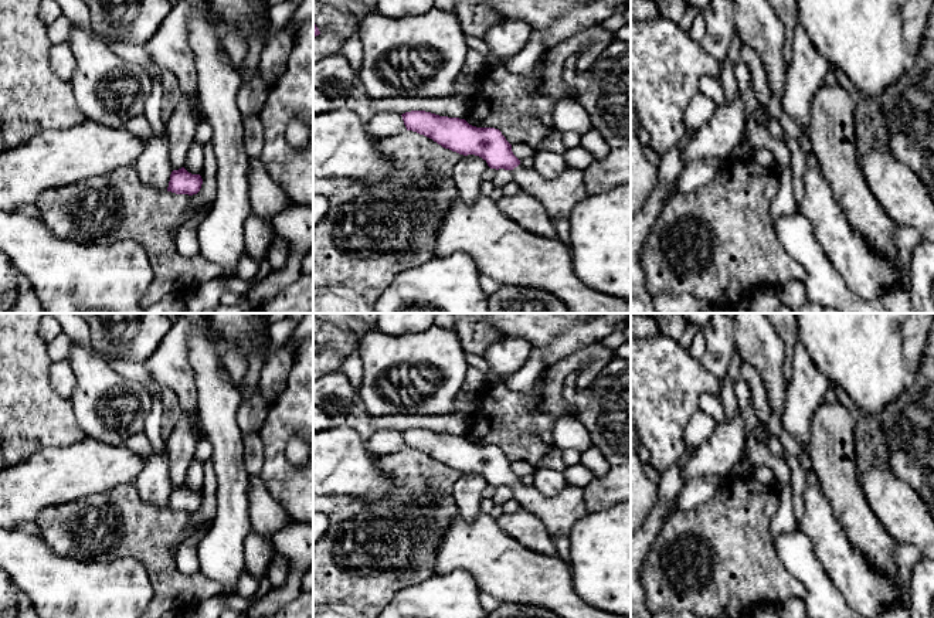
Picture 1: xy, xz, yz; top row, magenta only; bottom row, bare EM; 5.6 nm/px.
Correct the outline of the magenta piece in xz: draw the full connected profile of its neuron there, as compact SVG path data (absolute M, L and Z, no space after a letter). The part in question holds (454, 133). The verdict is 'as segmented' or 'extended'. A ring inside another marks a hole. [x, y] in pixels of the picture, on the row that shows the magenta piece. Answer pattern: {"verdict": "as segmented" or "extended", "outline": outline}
{"verdict": "extended", "outline": "M411 111L401 116L407 130L424 135L459 154L479 156L490 169L510 170L520 191L536 197L553 221L568 218L573 207L588 196L578 169L567 167L554 180L546 180L534 169L523 167L499 129L476 128L465 119L425 111Z"}

